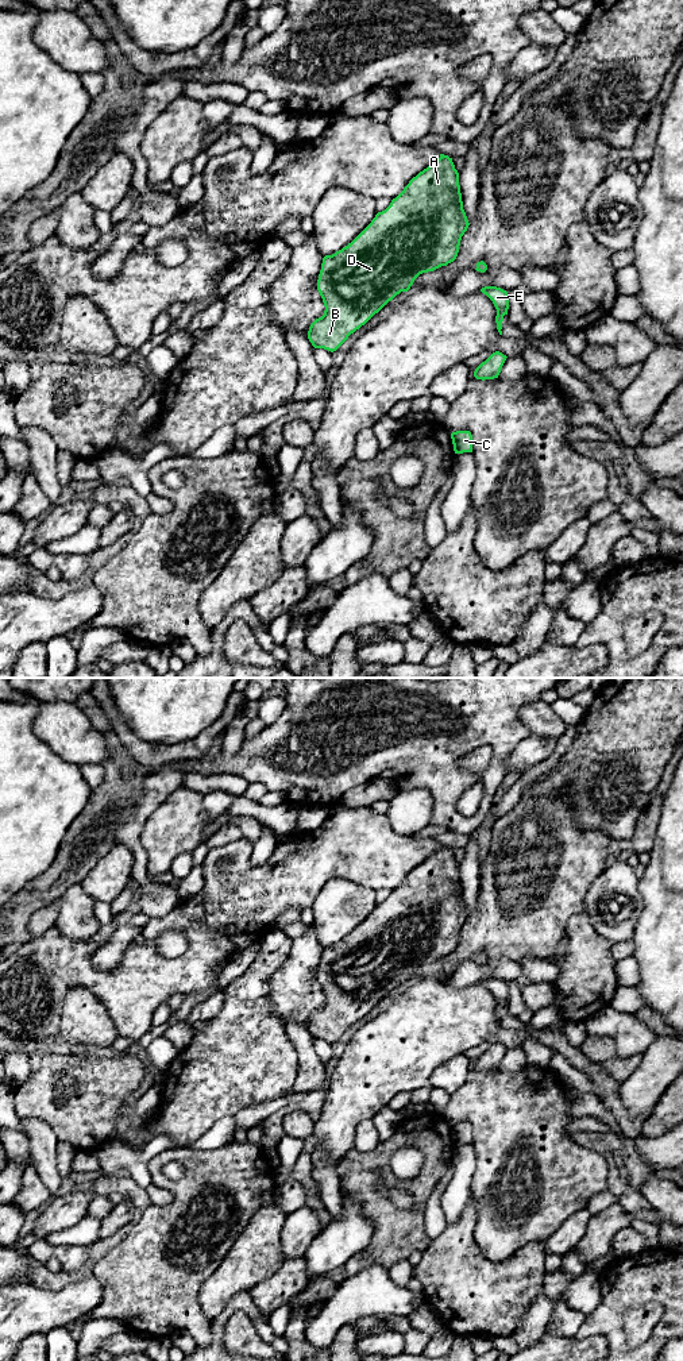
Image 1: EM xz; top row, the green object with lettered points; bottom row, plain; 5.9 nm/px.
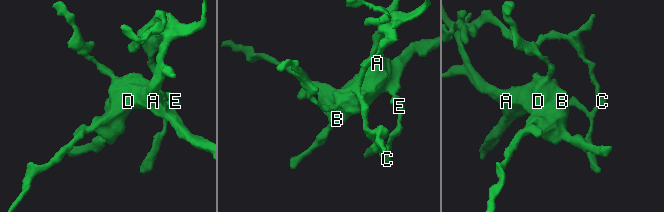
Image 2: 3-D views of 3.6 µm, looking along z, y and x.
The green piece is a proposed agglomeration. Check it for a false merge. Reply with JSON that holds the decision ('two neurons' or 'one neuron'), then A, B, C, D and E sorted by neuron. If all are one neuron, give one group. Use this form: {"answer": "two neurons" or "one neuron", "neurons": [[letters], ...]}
{"answer": "one neuron", "neurons": [["A", "B", "C", "D", "E"]]}

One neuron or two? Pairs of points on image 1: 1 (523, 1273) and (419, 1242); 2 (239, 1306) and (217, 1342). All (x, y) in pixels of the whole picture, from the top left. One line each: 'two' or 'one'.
1: two
2: one

